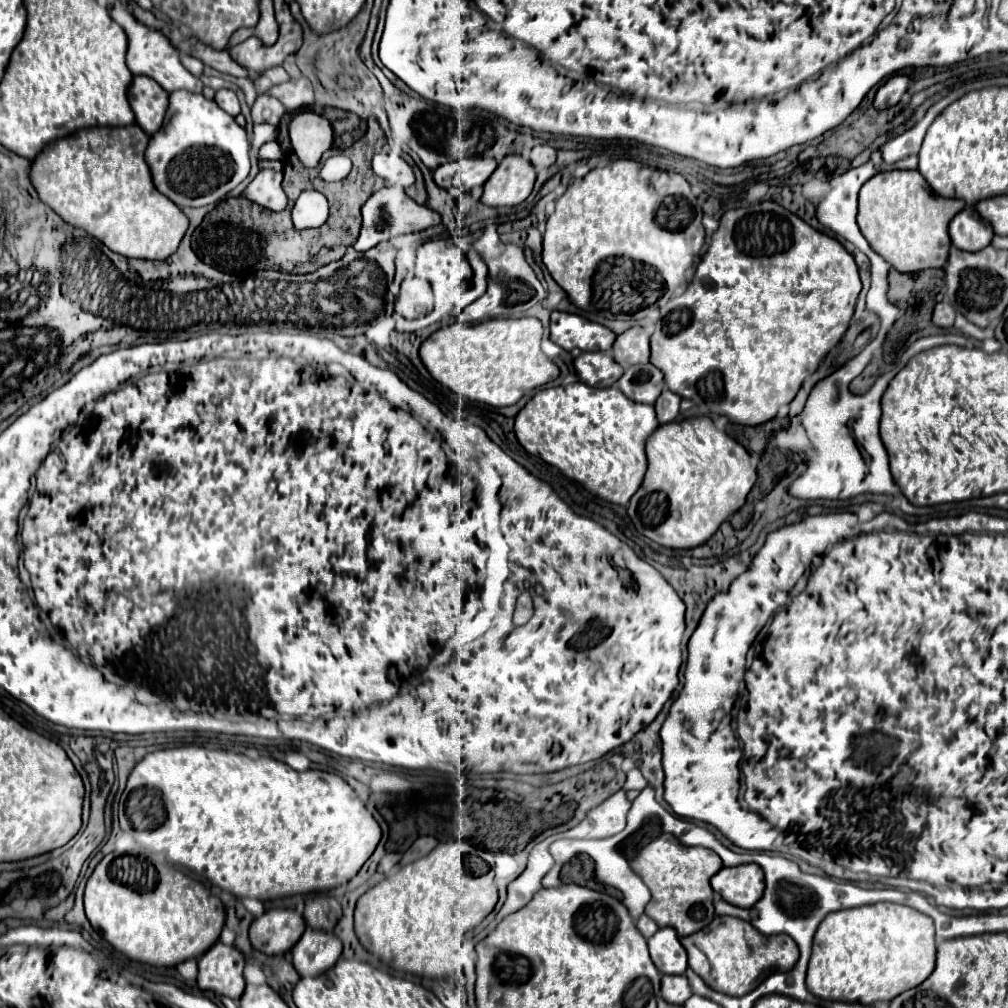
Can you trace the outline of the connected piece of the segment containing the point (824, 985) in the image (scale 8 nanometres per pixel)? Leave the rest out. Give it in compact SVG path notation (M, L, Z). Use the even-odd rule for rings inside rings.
M862 905L836 911L820 923L814 935L806 987L822 999L872 1005L874 1001L892 1001L896 995L920 985L934 971L934 963L932 919L906 905Z

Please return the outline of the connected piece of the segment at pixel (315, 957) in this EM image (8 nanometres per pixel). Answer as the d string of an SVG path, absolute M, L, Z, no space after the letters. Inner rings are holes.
M306 929L296 947L292 947L292 961L300 975L320 975L332 967L342 955L342 943L334 933Z

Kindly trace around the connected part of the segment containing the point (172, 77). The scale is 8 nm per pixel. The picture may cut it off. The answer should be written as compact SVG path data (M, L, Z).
M110 9L110 15L116 23L120 23L120 27L126 31L128 35L128 55L126 55L126 63L132 71L132 75L146 75L150 79L154 79L156 83L160 83L168 93L178 91L178 89L186 89L192 93L202 93L202 81L200 77L192 75L180 61L180 51L156 29L150 29L146 25L142 25L140 21L134 19L134 15L130 11L124 9Z

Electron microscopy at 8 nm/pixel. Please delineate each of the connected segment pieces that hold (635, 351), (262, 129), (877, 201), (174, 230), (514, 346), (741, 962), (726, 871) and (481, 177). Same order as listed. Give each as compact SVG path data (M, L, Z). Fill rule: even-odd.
M632 327L616 337L612 345L612 353L616 363L622 367L630 367L636 363L650 361L650 345L648 345L648 331L644 327Z
M268 123L254 125L254 141L252 141L252 147L258 149L260 145L264 145L268 141L274 141L276 137L278 137L278 129L274 125L268 125Z
M886 171L874 175L858 199L858 227L870 247L896 271L916 273L930 267L944 267L950 251L948 223L966 207L960 199L936 195L918 171Z
M128 125L122 129L116 127L94 127L82 129L72 135L72 139L60 139L52 143L44 151L44 155L36 157L32 163L32 183L36 191L48 207L52 207L66 223L74 227L86 229L92 237L100 239L108 249L124 255L128 259L148 259L148 261L164 261L168 255L176 253L176 247L184 239L188 231L188 217L182 213L176 203L172 203L166 195L162 195L150 175L150 167L144 159L144 151L148 147L150 137L138 127Z
M534 317L490 319L490 321L476 323L476 325L460 323L458 319L454 325L438 329L422 343L420 359L430 371L430 375L438 383L448 387L458 398L488 403L492 407L508 407L508 405L516 405L524 397L526 391L542 387L548 381L554 381L558 377L558 367L540 349L542 331L544 331L542 323Z
M716 917L704 931L680 939L688 953L688 967L714 991L742 997L756 989L774 971L790 971L798 961L798 945L784 937L766 937L748 921L736 917Z
M756 863L724 867L712 879L712 889L722 895L724 901L738 907L752 907L764 891L764 873Z
M458 159L446 165L440 165L434 171L434 181L438 187L460 187L470 191L472 187L484 185L496 169L494 159Z

